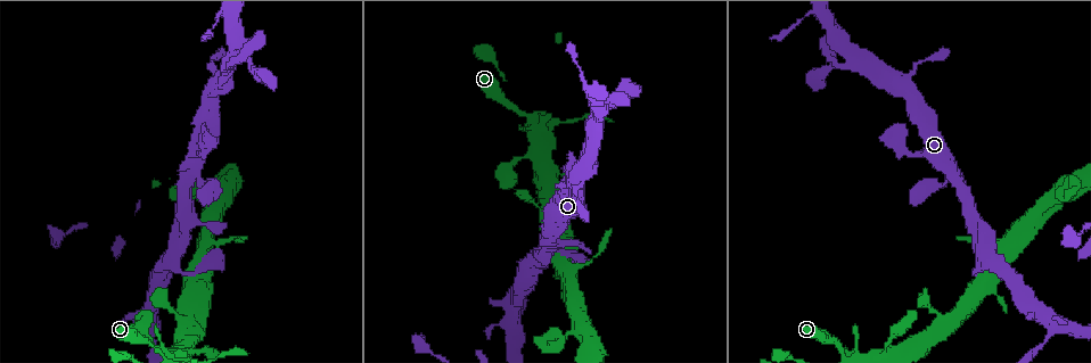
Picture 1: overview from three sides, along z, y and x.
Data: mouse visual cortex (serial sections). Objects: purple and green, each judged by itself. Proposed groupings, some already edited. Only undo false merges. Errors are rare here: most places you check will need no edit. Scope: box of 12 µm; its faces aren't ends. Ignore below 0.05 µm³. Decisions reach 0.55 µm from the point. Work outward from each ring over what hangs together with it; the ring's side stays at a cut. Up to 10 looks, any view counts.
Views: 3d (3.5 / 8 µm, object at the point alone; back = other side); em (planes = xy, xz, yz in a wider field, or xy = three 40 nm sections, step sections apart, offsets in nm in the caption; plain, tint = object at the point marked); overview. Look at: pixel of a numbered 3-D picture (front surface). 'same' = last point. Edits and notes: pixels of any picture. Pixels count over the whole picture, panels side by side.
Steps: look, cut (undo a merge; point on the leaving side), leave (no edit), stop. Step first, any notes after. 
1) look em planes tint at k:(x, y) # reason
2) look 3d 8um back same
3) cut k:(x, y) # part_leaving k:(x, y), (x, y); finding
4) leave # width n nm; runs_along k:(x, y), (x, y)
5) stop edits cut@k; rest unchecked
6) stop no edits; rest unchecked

look 3d 3.5um at 1:(567, 280) # two arms in line, one across

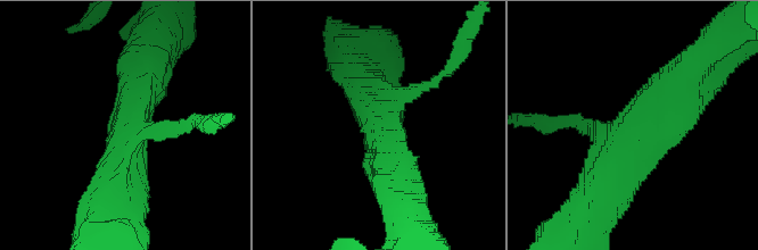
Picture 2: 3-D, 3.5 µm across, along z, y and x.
look em planes tint at 2:(122, 145) # need the tissue

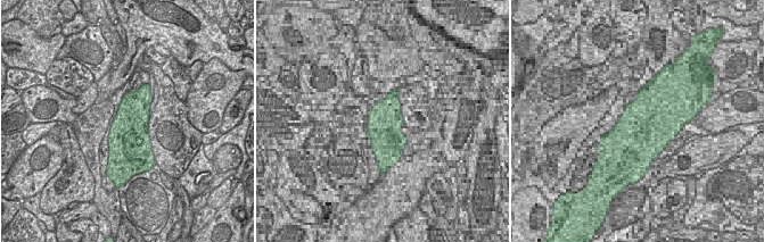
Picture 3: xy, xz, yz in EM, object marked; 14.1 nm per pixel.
look em xy step 3 tint same # cut it another way

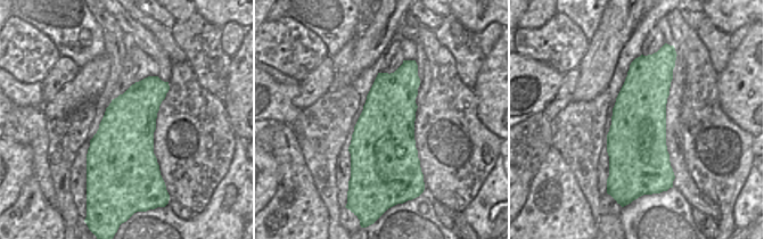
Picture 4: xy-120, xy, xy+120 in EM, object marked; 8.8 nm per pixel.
leave # width 550 nm; runs_along 2:(588, 209), (678, 88); continuous, no second cell

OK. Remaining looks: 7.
look 3d 3.5um at 1:(205, 194)

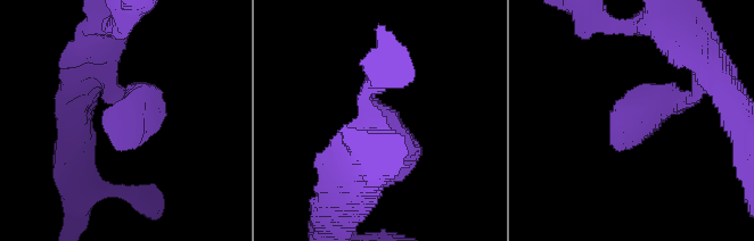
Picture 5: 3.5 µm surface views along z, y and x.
look em xy step 1 tint at 5:(125, 121) # shape alone is not enough

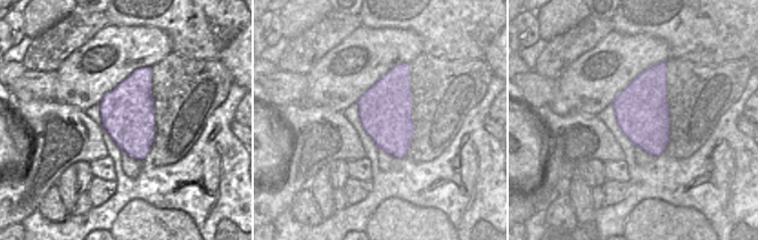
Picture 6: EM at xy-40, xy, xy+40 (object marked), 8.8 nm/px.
leave # all the same cell

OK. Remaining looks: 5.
look em xy step 2 tint at 1:(555, 343) # thin neck

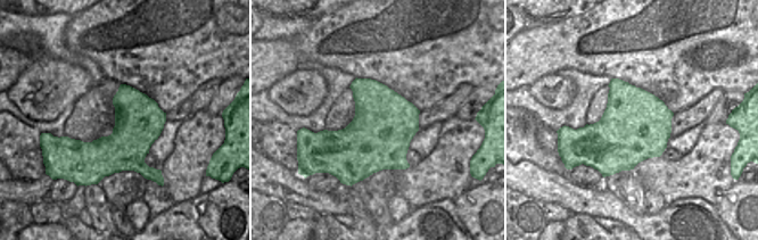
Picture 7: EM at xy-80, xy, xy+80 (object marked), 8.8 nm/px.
look 3d 3.5um same

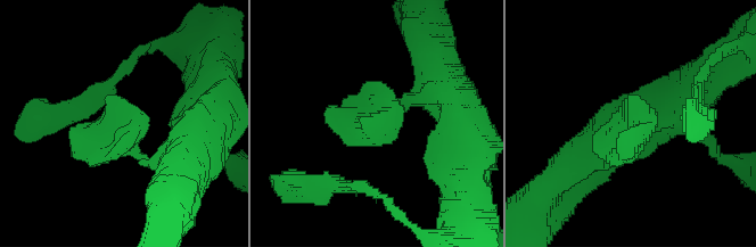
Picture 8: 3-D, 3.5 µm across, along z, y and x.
leave # width 550 nm; runs_along 8:(187, 147), (146, 162), (104, 98); one cell here

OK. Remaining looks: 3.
look 3d 3.5um at 1:(149, 330) # three-way junction

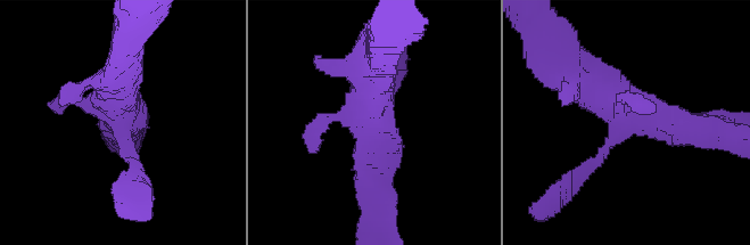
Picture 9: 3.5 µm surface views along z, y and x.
look em xy step 1 tint at 9:(616, 126)

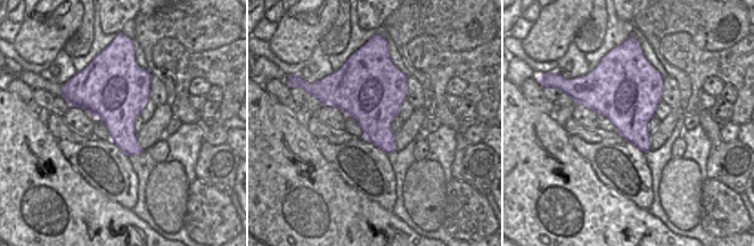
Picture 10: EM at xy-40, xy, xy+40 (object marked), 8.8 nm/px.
look em planes tint same # another direction

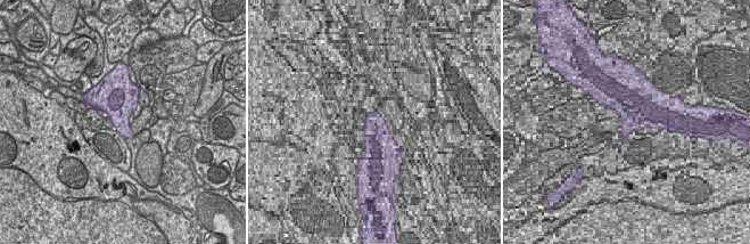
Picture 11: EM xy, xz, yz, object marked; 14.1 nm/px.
leave # width 480 nm; runs_along 9:(561, 62), (620, 107), (693, 128); all the same cell

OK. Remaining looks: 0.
stop no edits; rest unchecked

